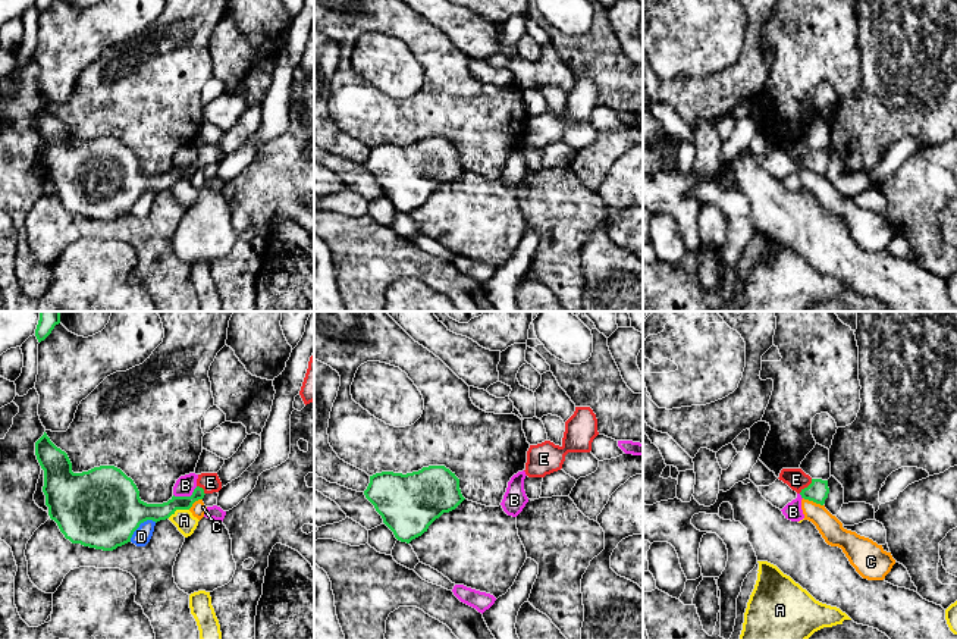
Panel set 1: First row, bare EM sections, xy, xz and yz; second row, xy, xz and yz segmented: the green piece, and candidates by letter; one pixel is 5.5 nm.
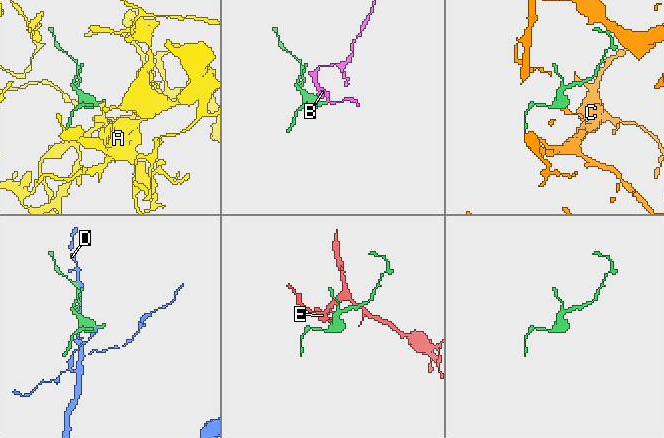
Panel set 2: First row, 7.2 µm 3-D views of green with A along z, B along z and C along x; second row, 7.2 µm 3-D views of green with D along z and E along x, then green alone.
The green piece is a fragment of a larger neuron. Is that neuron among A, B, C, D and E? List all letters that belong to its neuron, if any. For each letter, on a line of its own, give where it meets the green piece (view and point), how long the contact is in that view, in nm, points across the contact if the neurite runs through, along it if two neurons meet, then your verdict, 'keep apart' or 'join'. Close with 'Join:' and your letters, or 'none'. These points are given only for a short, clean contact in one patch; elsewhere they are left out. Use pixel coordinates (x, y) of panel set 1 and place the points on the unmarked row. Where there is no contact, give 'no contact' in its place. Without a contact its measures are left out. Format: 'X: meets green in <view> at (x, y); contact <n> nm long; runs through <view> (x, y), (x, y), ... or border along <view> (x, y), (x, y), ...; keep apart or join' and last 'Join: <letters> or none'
A: meets green in xy at (178, 179); contact 130 nm long; border along xy (188, 179), (176, 179), (168, 188); keep apart
B: meets green in xy at (185, 168); contact 140 nm long; border along xy (197, 157), (190, 166), (173, 166); keep apart
C: meets green in yz at (813, 172); contact 120 nm long; border along yz (803, 168), (822, 177); keep apart
D: meets green in xy at (140, 194); contact 190 nm long; keep apart
E: meets green in yz at (808, 157); contact 110 nm long; runs through yz (818, 162), (808, 157), (796, 150); join
Join: E

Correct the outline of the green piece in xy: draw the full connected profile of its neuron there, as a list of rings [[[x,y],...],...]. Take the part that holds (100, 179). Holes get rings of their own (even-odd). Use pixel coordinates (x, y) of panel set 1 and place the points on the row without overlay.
[[[46,103],[35,113],[35,126],[44,141],[43,163],[50,189],[72,214],[103,222],[131,213],[141,194],[166,191],[222,160],[217,144],[201,144],[191,167],[173,166],[167,173],[147,175],[134,151],[114,137],[73,144],[68,125]]]

